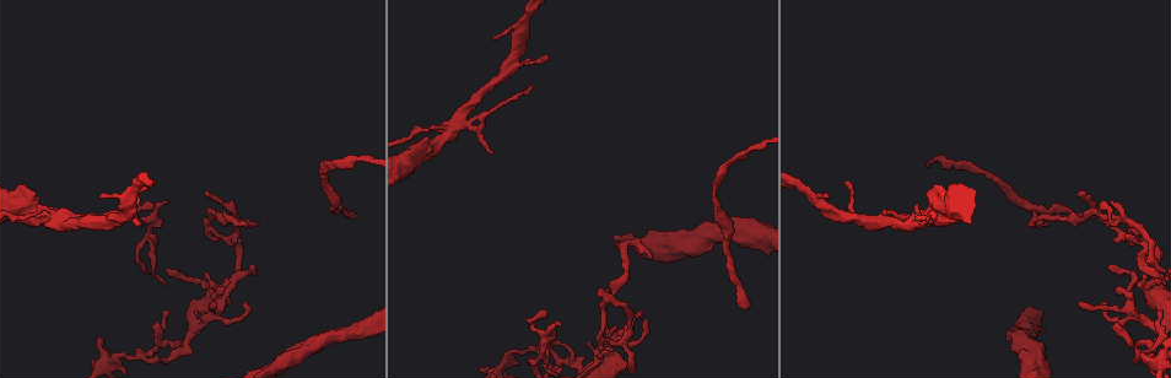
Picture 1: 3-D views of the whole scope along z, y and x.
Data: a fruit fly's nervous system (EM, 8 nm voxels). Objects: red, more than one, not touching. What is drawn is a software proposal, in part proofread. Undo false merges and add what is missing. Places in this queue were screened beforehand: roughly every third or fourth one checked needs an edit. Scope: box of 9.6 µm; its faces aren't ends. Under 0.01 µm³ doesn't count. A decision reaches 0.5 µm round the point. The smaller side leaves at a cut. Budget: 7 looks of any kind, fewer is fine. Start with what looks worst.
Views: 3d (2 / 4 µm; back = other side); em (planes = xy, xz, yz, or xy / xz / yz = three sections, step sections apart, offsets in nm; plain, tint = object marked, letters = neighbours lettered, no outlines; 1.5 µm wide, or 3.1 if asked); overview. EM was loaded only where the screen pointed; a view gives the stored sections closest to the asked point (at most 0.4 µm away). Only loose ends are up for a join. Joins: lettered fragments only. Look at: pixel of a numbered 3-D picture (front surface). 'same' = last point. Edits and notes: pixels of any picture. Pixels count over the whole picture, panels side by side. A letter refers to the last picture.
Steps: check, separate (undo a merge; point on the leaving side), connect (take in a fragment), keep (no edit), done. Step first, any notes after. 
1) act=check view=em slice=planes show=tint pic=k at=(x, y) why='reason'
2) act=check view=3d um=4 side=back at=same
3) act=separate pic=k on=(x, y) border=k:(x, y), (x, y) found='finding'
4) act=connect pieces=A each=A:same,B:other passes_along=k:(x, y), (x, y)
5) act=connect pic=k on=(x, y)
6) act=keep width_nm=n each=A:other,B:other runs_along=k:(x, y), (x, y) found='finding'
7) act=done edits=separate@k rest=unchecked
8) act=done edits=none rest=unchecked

act=check view=em slice=xy step=4 show=letters pic=1 at=(492, 154) why='tapers out'

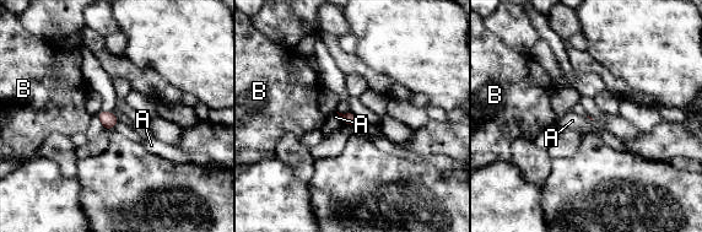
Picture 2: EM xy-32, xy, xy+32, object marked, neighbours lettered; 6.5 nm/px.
act=keep each=A:other,B:other border=2:(336, 112), (350, 127) found='no lettered fragment goes on from it'

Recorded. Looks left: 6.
act=check view=3d um=2 side=back pic=1 at=(122, 217) why='arms part here'

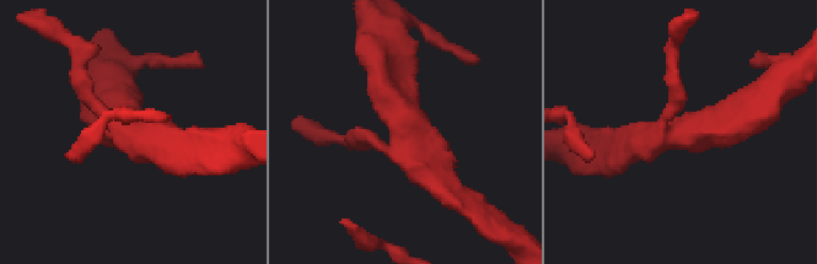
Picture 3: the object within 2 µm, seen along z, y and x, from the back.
act=check view=em slice=planes show=tint pic=3 at=(129, 138) why='shape alone is not enough'

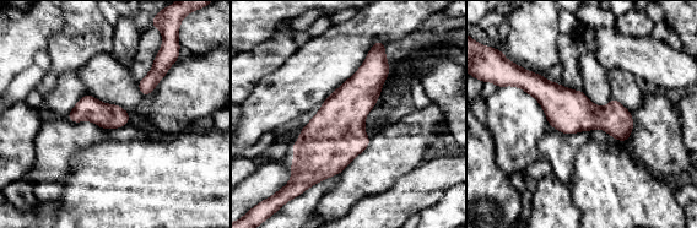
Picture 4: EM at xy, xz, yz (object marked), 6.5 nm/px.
act=check view=em slice=planes show=letters at=same

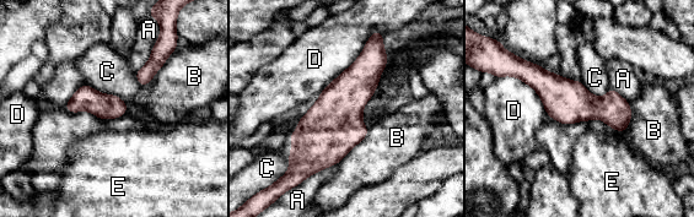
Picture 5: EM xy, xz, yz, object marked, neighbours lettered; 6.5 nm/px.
act=keep each=A:other,B:other,C:other,D:other,E:other runs_along=5:(520, 70), (568, 102), (628, 118) found='one cell here'

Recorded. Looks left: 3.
act=check view=em slice=yz step=4 show=tint pic=1 at=(36, 197)

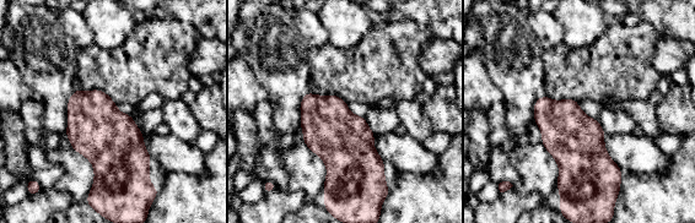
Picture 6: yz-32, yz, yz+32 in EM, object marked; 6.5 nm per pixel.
act=check view=em slice=xz step=8 show=letters at=same

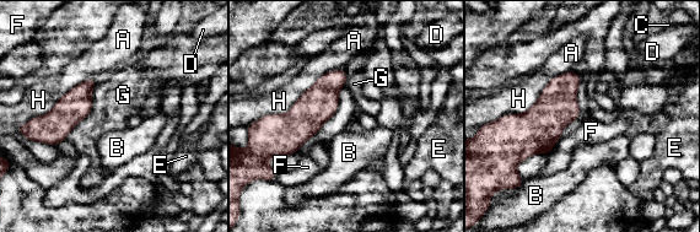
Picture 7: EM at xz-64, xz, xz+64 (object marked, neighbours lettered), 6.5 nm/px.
act=keep each=A:other,B:other,C:other,D:other,E:other,F:other,G:other,H:other runs_along=7:(342, 71), (289, 134), (283, 151) found='none of them fits'

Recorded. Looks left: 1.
act=done edits=none rest=unchecked

